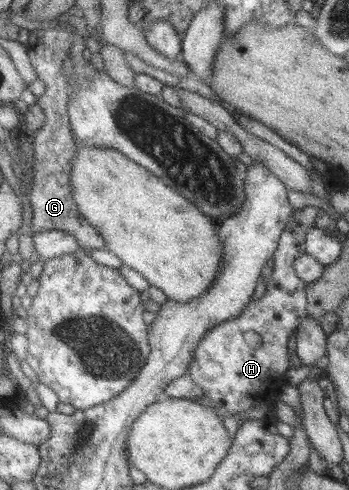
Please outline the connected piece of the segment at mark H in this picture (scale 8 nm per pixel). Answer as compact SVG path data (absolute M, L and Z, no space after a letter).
M306 206L302 209L295 209L292 212L290 221L281 233L278 247L273 253L274 273L267 283L267 291L260 300L252 300L240 316L232 318L209 331L202 341L198 342L194 350L194 360L190 364L189 373L197 386L205 391L212 401L218 406L212 408L212 413L217 413L220 421L225 421L233 415L243 416L244 413L256 408L258 404L264 403L271 408L277 400L277 393L282 385L288 383L286 371L291 368L290 353L288 353L288 342L290 335L297 330L302 321L308 317L307 296L305 287L307 284L301 281L296 275L293 261L305 252L305 237L307 231L312 229L316 217L321 214L321 210L314 206Z

